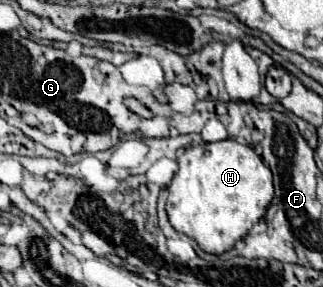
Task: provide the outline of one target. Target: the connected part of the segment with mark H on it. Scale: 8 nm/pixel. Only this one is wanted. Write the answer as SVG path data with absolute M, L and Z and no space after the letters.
M233 139L189 147L177 163L179 171L167 189L167 215L173 229L195 239L205 253L221 255L233 249L265 215L273 199L269 167L253 147Z

